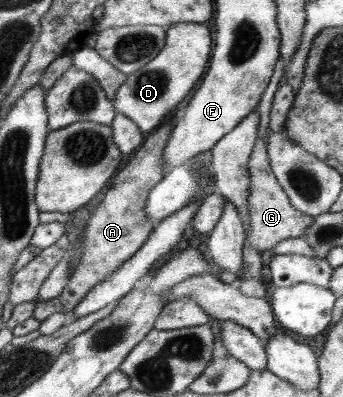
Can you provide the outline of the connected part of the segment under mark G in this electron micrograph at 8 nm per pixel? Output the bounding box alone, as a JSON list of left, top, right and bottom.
[246,139,314,252]

